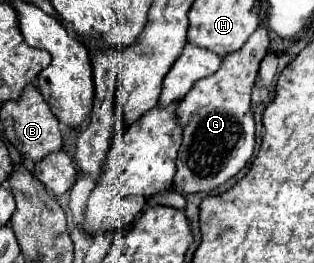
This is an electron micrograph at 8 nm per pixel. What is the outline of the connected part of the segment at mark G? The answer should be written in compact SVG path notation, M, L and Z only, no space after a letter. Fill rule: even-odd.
M260 27L242 49L228 53L220 69L194 83L178 107L178 121L184 125L182 147L178 151L178 171L174 187L182 193L210 193L232 179L254 153L254 119L250 111L250 89L260 61L268 53L270 31Z

